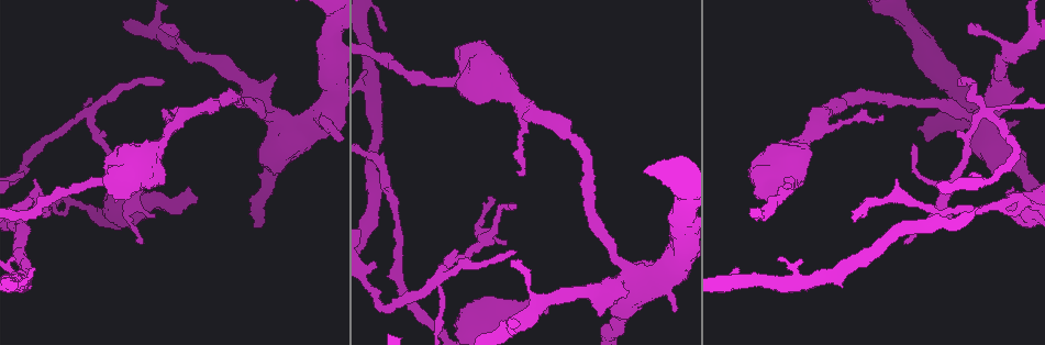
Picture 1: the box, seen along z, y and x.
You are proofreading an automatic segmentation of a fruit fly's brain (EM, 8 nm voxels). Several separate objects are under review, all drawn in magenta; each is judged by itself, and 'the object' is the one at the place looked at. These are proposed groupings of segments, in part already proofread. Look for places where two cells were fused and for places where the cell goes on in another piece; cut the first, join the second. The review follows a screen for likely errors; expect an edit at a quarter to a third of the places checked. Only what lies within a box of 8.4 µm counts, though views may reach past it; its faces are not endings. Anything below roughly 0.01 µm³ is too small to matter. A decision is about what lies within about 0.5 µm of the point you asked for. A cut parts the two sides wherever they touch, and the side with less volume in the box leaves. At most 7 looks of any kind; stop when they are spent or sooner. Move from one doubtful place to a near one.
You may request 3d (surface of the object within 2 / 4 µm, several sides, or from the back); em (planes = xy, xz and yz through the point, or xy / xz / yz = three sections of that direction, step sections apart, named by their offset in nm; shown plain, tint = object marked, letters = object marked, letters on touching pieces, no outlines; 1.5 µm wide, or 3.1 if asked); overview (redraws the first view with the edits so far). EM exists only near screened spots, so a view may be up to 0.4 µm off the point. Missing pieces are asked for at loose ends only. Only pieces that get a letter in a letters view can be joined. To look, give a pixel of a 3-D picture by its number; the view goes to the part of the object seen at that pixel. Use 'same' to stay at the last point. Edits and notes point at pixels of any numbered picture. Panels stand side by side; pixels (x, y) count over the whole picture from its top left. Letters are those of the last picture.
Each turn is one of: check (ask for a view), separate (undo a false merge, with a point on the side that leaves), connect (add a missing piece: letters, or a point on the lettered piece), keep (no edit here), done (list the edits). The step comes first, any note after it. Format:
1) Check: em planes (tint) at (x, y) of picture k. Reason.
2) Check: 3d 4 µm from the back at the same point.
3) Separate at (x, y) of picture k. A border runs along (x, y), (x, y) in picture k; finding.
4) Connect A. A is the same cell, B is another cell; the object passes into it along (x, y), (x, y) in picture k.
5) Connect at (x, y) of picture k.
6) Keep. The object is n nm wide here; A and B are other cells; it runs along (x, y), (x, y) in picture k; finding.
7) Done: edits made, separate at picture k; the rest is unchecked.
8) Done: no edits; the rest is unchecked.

Check: 3d 4 µm at (912, 146) of picture 1. Thin end.

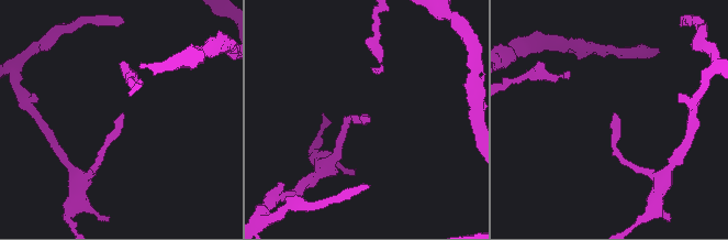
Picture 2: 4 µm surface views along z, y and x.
Check: em planes (letters) at (120, 113) of picture 2.

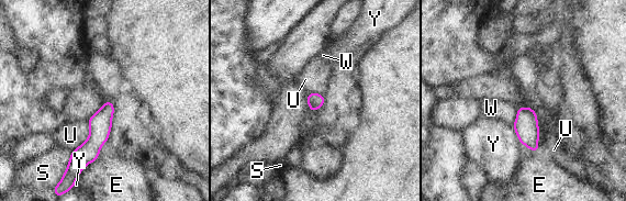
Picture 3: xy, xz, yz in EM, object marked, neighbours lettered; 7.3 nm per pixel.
Keep. The object is 120 nm wide here; E, S, U, W and Y are other cells; none of them fits.

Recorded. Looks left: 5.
Check: 3d 4 µm from the back at (981, 115) of picture 1. Abrupt turn.

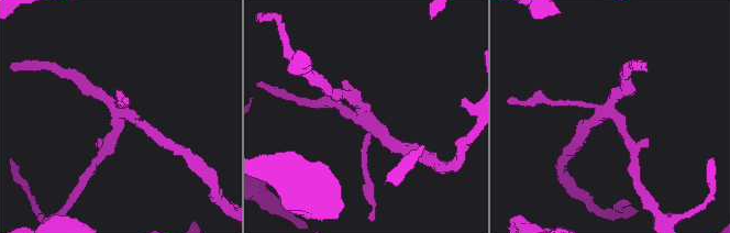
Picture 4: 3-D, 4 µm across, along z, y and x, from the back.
Check: em xz step 8 (letters) at (610, 113) of picture 4. Need the tissue.

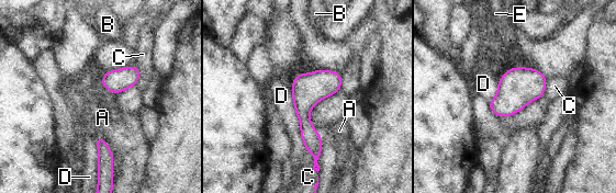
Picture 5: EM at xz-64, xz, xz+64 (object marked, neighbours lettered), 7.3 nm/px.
Keep. The object is 240 nm wide here; the longest contact is with D, 460 nm; A, B, C, D and E are other cells; all the same cell.

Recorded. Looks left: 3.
Check: 3d 2 µm from the back at (386, 31) of picture 1. Free end.

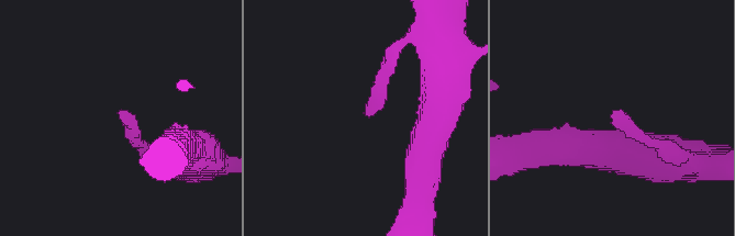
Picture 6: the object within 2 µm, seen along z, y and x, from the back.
Check: em planes (letters) at (612, 112) of picture 6. Need the tissue.

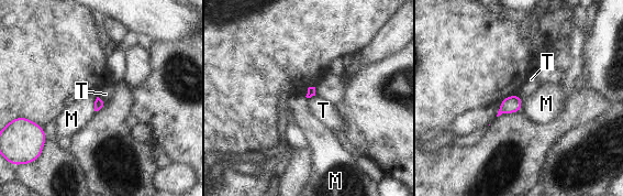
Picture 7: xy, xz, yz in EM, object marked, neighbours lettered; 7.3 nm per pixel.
Keep. M and T are other cells; a border runs along (97, 96), (103, 106) in picture 7; no lettered piece goes on from it.

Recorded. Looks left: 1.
Done: no edits; the rest is unchecked.

